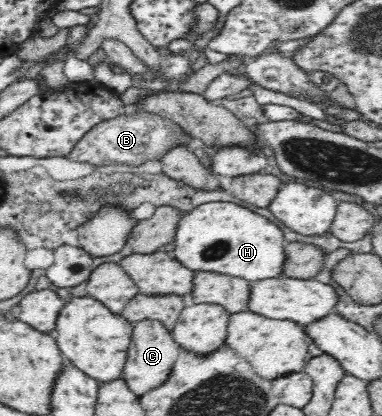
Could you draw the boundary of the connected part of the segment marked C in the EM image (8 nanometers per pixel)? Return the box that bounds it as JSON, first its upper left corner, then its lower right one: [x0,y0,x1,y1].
[122,319,182,398]

